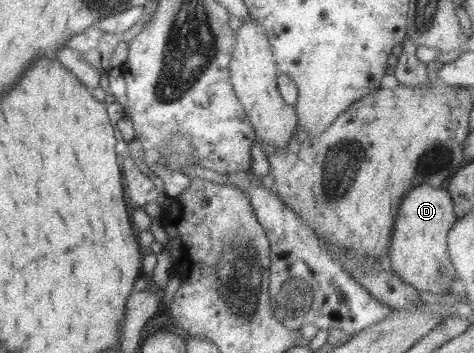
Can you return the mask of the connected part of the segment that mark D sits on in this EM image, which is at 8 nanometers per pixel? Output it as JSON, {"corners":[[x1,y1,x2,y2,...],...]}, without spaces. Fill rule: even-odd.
{"corners":[[421,184,406,192,397,208,388,261,402,282,430,294,443,294,455,286,456,272,447,249,447,234,458,218,453,211,451,194,446,189]]}

